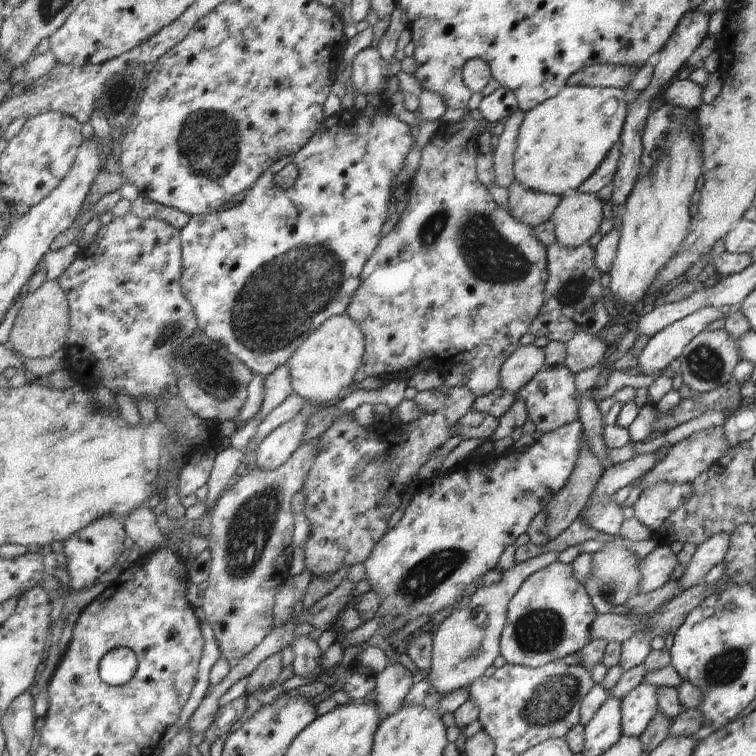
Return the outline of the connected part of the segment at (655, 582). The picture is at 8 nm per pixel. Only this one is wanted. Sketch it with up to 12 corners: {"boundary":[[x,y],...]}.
{"boundary":[[669,545],[639,562],[639,590],[663,586],[677,564]]}

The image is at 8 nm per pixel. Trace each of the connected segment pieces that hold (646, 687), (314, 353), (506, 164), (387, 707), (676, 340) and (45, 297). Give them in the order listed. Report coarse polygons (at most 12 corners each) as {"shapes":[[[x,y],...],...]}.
{"shapes":[[[657,687],[621,699],[621,735],[638,737],[657,714]],[[331,317],[286,363],[305,400],[339,398],[355,381],[366,336]],[[524,113],[503,121],[491,154],[494,184],[508,189],[514,179],[512,156]],[[404,662],[377,674],[376,702],[383,719],[413,688]],[[703,307],[648,338],[641,374],[659,374],[705,326],[723,318]],[[58,280],[24,298],[9,334],[27,358],[68,344],[70,302]]]}

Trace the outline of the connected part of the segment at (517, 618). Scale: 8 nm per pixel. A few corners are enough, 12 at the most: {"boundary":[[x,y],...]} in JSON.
{"boundary":[[571,566],[532,572],[511,600],[503,660],[579,652],[596,612]]}

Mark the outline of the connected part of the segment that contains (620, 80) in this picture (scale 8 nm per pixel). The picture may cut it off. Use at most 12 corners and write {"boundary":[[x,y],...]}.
{"boundary":[[589,65],[567,85],[597,88],[628,86],[637,67]]}

